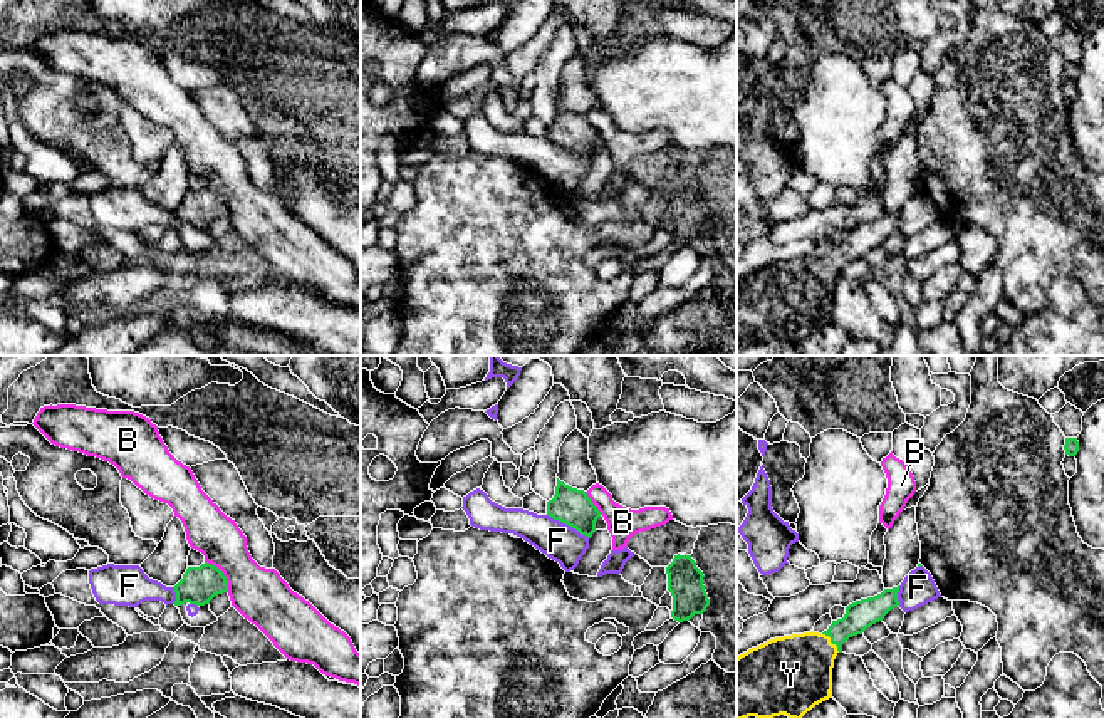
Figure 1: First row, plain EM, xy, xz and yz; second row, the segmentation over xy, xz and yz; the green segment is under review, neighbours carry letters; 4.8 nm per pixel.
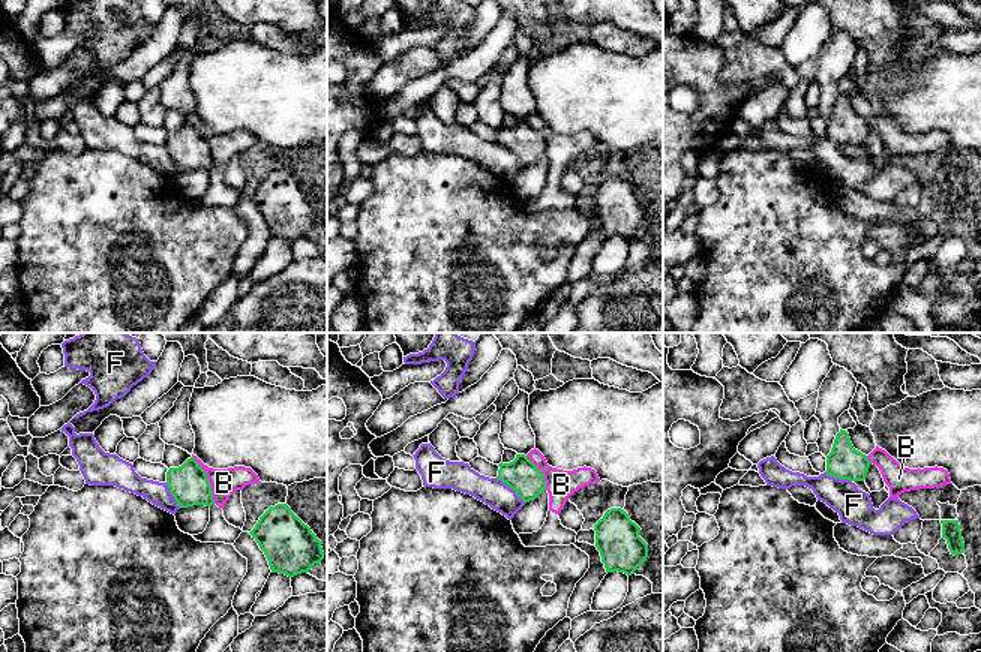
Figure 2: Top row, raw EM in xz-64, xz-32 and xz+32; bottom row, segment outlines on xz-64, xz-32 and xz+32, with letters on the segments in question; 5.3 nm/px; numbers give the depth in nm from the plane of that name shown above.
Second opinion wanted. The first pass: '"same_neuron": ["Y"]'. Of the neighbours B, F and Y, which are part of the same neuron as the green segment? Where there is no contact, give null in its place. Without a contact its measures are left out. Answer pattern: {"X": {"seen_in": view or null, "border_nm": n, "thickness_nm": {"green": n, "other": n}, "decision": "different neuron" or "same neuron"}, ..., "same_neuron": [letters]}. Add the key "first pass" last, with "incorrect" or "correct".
{"B": {"seen_in": "xy", "border_nm": 190, "thickness_nm": {"green": 180, "other": 260}, "decision": "different neuron"}, "F": {"seen_in": "xz", "border_nm": 240, "thickness_nm": {"green": 180, "other": 180}, "decision": "different neuron"}, "Y": {"seen_in": "yz", "border_nm": 130, "thickness_nm": {"green": 140, "other": 380}, "decision": "same neuron"}, "same_neuron": ["Y"], "first pass": "correct"}

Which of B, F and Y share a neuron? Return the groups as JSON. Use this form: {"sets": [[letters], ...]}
{"sets": [["B"], ["F"], ["Y"]]}

